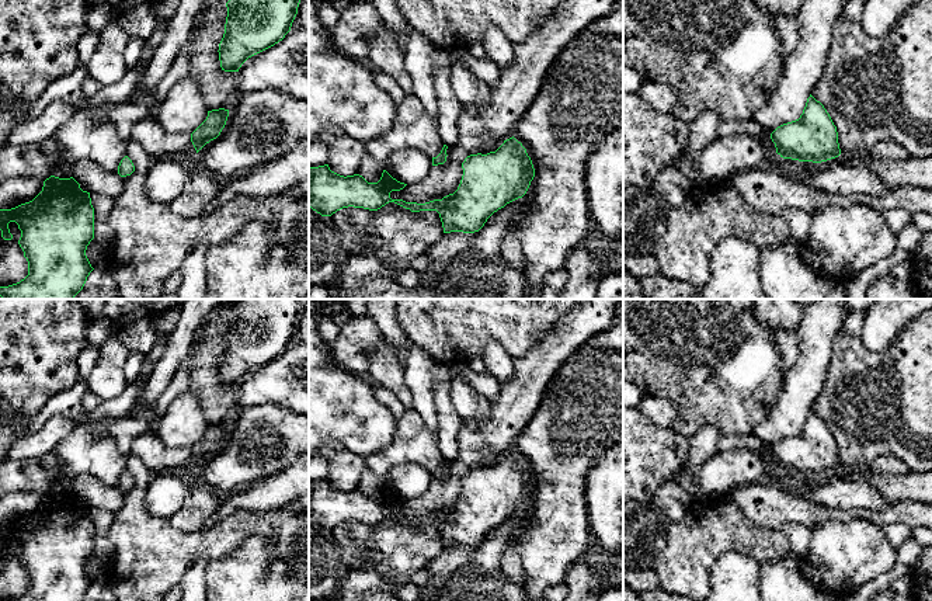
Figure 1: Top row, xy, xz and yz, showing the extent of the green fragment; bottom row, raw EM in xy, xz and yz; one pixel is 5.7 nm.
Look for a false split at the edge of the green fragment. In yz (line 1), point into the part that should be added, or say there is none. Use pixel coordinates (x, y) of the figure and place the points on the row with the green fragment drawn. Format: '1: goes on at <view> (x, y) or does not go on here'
1: does not go on here

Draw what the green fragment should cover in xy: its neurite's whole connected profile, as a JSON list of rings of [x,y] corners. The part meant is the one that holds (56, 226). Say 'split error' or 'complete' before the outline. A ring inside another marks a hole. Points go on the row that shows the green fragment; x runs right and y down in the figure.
complete | [[[51,176],[44,181],[42,191],[32,201],[11,209],[0,209],[0,230],[4,240],[13,239],[8,229],[10,222],[15,222],[21,230],[18,244],[28,261],[28,275],[17,284],[0,286],[1,299],[73,299],[94,270],[86,256],[87,246],[94,239],[94,208],[90,192],[83,191],[73,177]]]

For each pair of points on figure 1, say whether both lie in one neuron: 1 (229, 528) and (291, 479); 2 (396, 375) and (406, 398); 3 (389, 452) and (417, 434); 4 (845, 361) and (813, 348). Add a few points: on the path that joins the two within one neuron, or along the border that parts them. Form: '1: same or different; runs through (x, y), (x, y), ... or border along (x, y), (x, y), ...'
1: different; border along (284, 506), (275, 510), (235, 510), (223, 518)
2: same; runs through (396, 381), (402, 392)
3: same; runs through (396, 452), (410, 441)
4: different; border along (842, 325), (834, 339), (831, 364), (821, 386)

